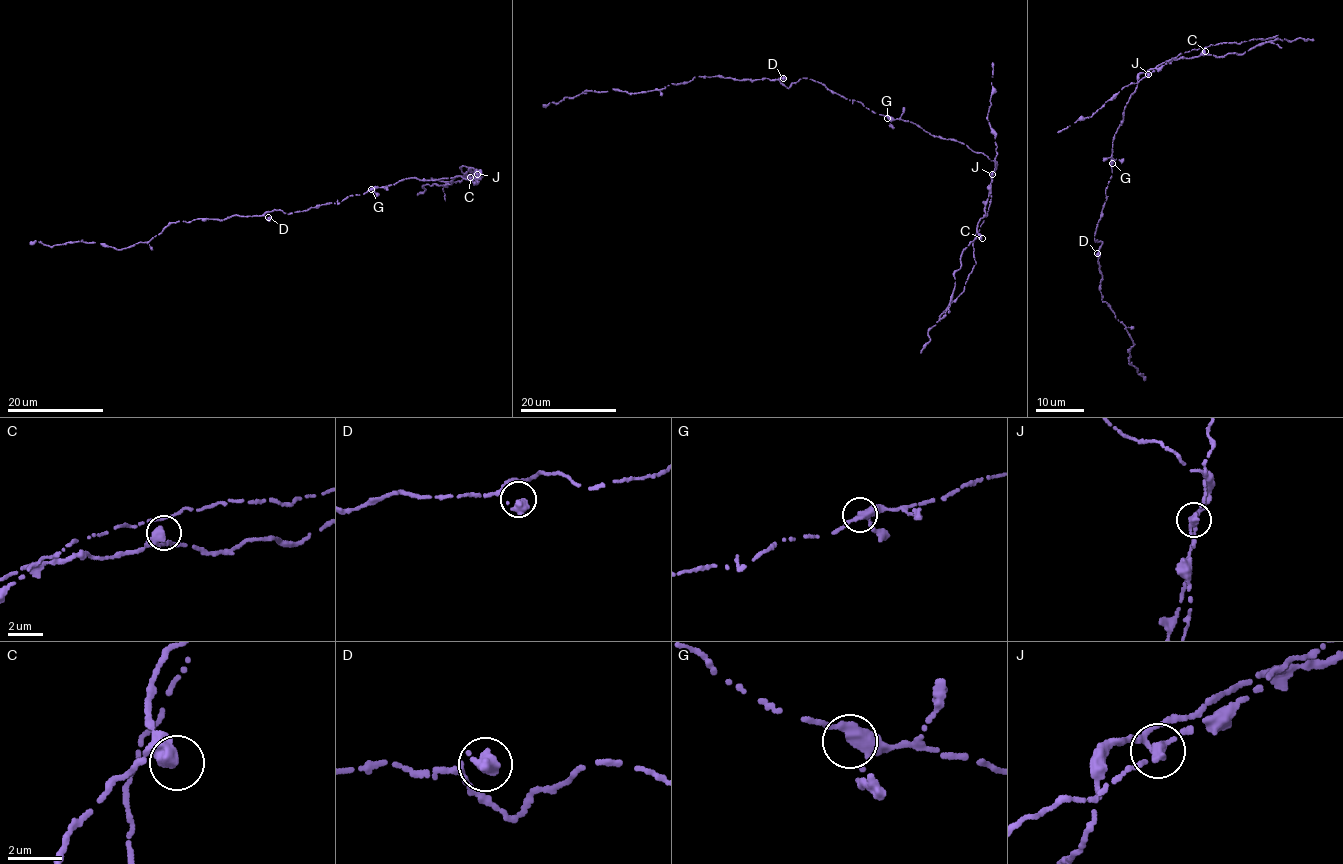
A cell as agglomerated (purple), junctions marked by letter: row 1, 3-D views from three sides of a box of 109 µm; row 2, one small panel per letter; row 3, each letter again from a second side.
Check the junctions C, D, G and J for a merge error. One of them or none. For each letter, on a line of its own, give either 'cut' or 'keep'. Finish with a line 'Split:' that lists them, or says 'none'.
C: keep
D: keep
G: keep
J: cut
Split: J

